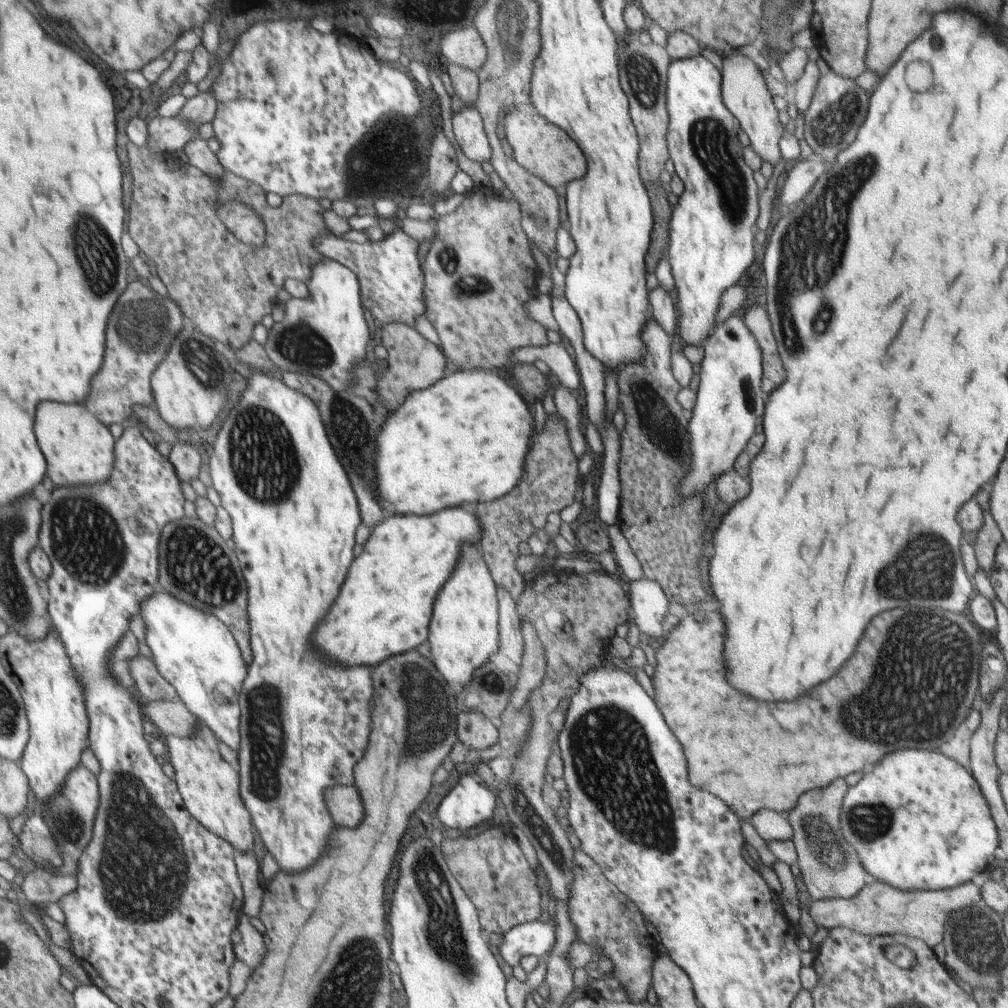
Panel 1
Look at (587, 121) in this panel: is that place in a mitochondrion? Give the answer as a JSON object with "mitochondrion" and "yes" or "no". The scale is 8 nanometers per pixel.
{"mitochondrion":"no"}

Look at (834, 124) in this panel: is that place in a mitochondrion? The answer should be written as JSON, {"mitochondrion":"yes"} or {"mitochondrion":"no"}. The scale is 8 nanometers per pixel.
{"mitochondrion":"yes"}

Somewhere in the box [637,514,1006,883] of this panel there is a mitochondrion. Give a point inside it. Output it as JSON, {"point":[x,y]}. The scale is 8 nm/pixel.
{"point":[883,711]}

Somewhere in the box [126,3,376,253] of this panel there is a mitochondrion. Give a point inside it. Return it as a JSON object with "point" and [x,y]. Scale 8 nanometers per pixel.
{"point":[272,66]}

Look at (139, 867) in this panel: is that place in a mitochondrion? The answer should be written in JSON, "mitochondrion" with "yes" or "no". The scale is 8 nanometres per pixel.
{"mitochondrion":"yes"}

